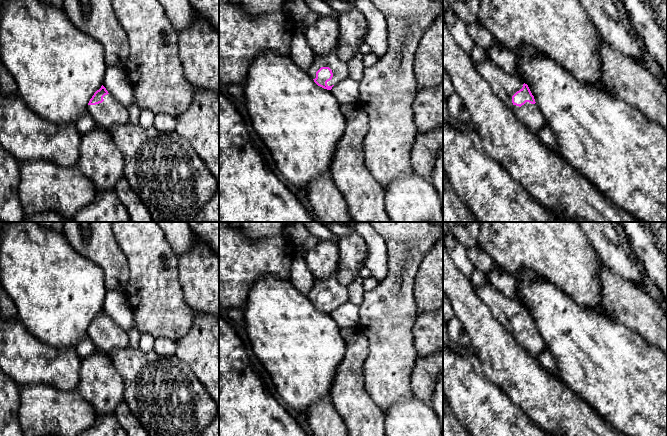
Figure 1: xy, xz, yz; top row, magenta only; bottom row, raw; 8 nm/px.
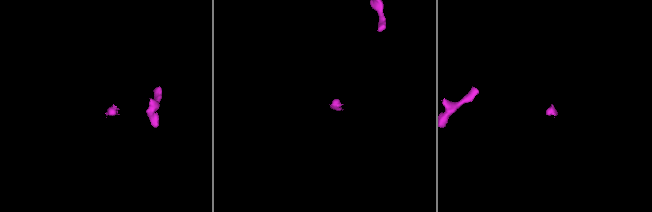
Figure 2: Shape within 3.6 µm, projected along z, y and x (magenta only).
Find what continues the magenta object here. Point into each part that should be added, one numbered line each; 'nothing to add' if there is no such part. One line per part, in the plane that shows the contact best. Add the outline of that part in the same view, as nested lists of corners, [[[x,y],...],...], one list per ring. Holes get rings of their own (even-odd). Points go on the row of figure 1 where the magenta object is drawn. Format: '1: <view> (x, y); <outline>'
1: yz (504, 85); [[[490,58],[481,63],[474,63],[474,66],[496,96],[532,134],[537,134],[541,128],[547,125],[536,103],[526,102],[521,107],[512,103],[512,96],[523,87],[522,81],[502,70]]]

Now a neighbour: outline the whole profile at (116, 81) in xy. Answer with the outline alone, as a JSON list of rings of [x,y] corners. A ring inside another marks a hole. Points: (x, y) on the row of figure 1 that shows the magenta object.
[[[107,65],[103,86],[126,108],[135,102],[133,86],[124,68]]]

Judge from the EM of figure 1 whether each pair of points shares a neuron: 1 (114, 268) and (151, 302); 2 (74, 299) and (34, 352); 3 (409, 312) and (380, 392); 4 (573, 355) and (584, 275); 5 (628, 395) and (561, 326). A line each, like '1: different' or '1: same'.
1: different
2: different
3: same
4: different
5: same

